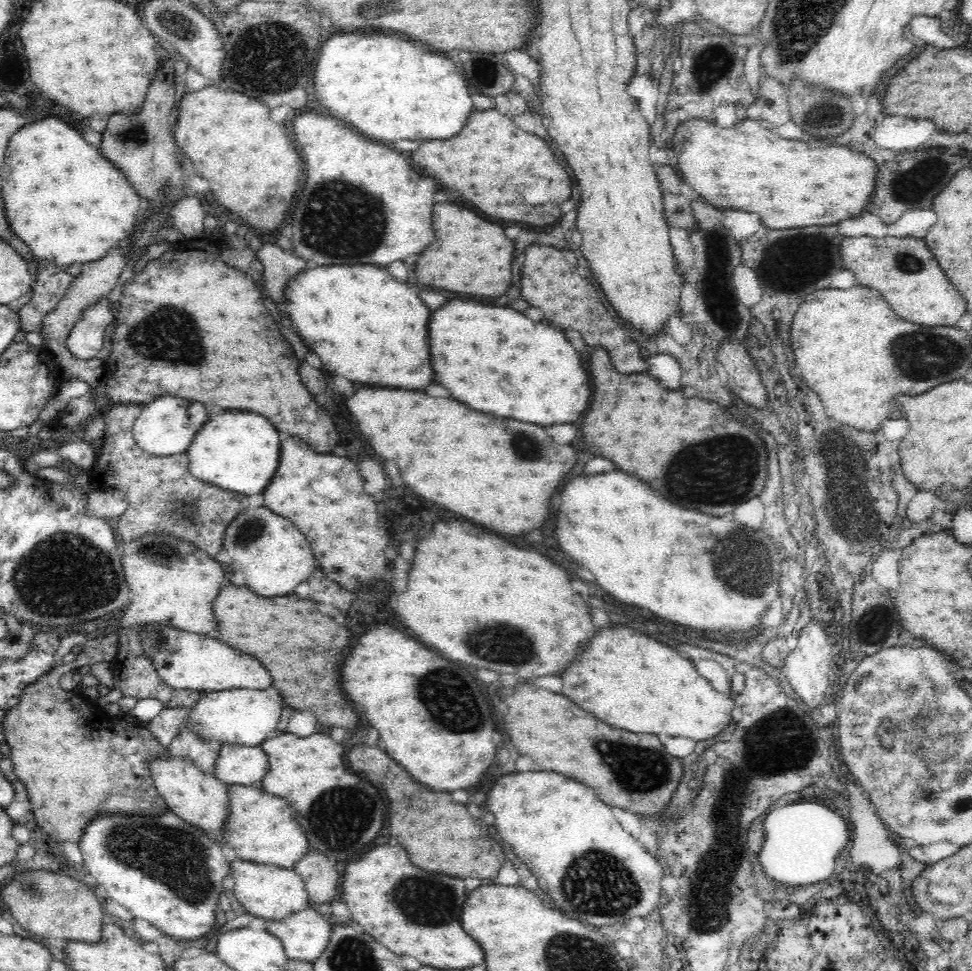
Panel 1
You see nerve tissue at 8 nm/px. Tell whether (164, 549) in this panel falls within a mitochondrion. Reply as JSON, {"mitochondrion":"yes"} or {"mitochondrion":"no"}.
{"mitochondrion":"yes"}

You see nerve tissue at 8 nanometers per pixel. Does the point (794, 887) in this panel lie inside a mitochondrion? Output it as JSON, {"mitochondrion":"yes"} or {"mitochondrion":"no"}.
{"mitochondrion":"no"}

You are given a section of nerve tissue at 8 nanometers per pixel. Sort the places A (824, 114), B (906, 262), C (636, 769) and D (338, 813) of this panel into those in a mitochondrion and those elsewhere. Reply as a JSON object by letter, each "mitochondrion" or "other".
{"A":"mitochondrion","B":"mitochondrion","C":"mitochondrion","D":"mitochondrion"}

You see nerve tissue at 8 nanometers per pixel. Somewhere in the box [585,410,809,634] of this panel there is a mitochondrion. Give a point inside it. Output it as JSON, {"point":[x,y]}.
{"point":[718,472]}

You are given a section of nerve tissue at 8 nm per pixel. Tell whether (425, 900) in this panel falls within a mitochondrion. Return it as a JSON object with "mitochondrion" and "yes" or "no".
{"mitochondrion":"yes"}

